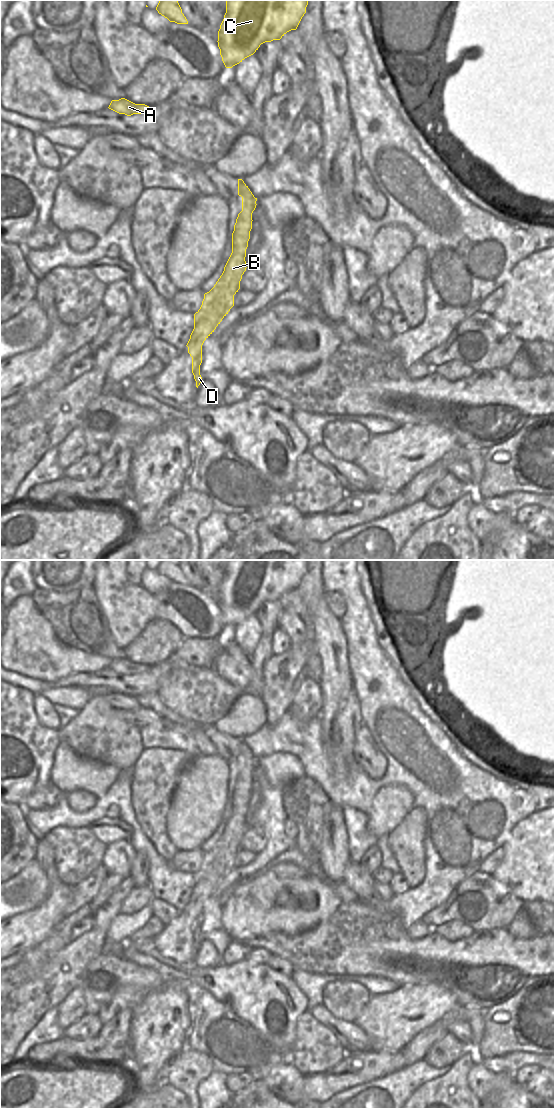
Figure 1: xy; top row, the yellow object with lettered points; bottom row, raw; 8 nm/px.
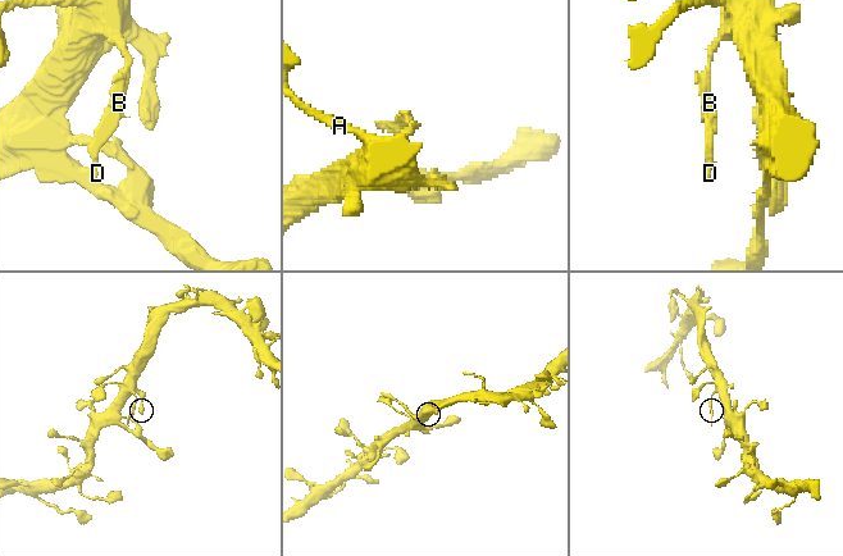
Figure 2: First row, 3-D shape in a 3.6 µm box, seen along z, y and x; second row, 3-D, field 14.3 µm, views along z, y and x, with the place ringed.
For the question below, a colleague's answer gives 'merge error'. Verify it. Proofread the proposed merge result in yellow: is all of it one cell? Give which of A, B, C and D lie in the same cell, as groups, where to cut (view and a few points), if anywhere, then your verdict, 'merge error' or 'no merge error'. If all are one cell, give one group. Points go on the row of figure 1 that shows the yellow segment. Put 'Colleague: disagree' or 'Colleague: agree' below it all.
groups A B C D; cut none; no merge error
Colleague: disagree

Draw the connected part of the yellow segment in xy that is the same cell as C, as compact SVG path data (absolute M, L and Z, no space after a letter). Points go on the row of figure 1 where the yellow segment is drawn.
M226 0L218 47L226 68L253 55L261 44L296 30L308 0Z

